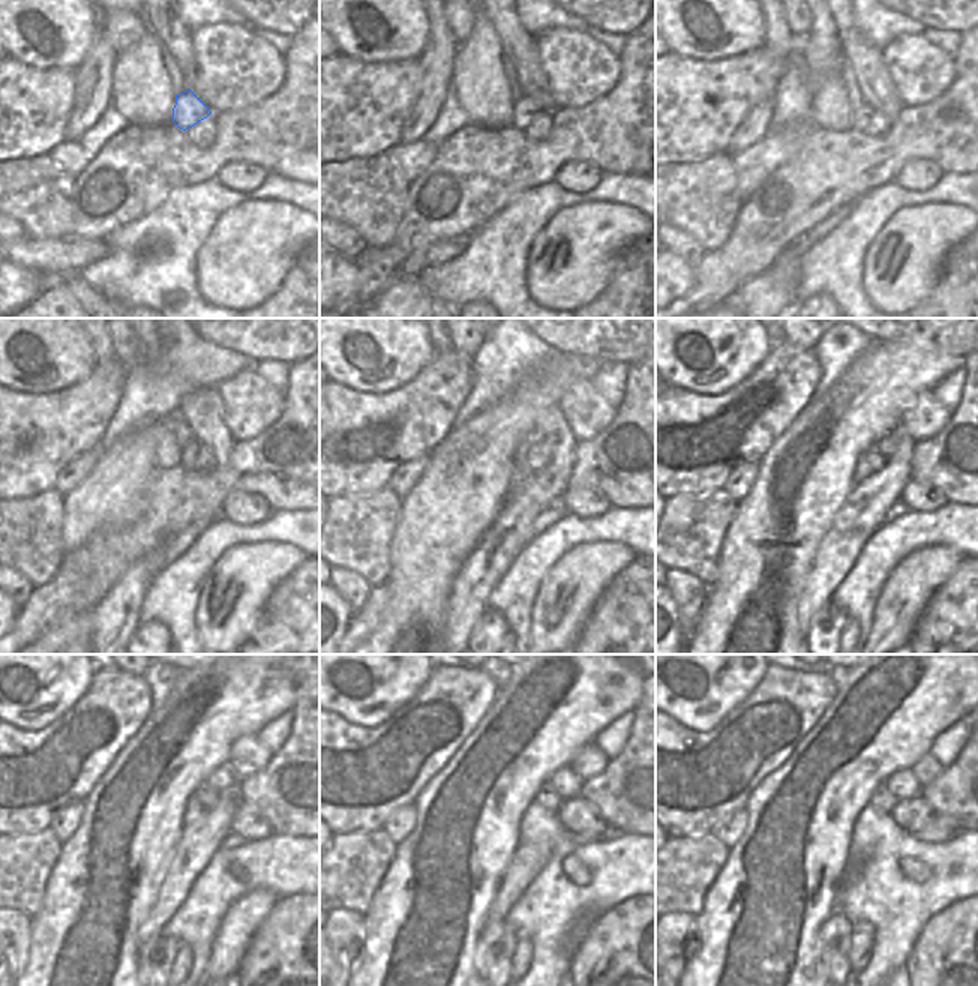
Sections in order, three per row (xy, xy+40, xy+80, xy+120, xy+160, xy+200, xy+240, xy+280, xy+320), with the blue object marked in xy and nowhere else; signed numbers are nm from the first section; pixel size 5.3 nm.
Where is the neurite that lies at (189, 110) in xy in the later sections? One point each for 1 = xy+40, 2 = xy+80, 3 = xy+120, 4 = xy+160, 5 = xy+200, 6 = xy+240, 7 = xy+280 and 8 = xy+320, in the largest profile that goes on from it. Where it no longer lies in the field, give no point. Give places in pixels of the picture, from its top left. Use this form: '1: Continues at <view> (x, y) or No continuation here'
1: Continues at xy+40 (525, 110)
2: Continues at xy+80 (861, 113)
3: Continues at xy+120 (189, 450)
4: Continues at xy+160 (537, 461)
5: Continues at xy+200 (876, 461)
6: Continues at xy+240 (209, 797)
7: Continues at xy+280 (546, 797)
8: Continues at xy+320 (882, 799).

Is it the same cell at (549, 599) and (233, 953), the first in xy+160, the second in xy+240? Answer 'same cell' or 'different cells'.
same cell

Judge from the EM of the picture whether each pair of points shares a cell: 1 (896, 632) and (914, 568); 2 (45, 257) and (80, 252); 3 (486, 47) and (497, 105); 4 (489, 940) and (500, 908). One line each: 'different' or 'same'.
1: same
2: same
3: same
4: different

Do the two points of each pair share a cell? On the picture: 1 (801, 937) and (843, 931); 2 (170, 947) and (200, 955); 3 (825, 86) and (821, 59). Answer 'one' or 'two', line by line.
1: two
2: two
3: one

